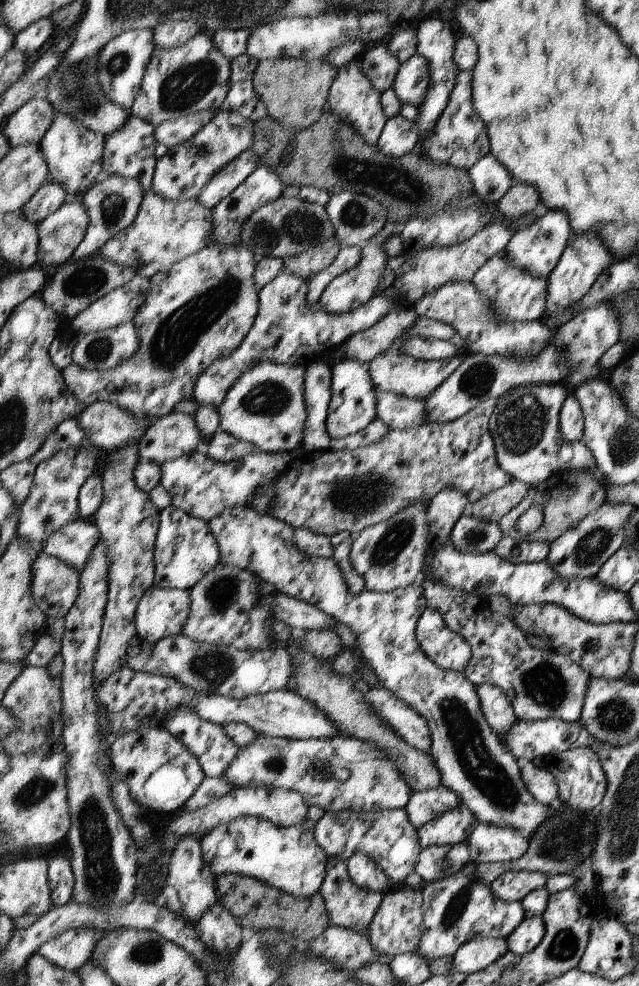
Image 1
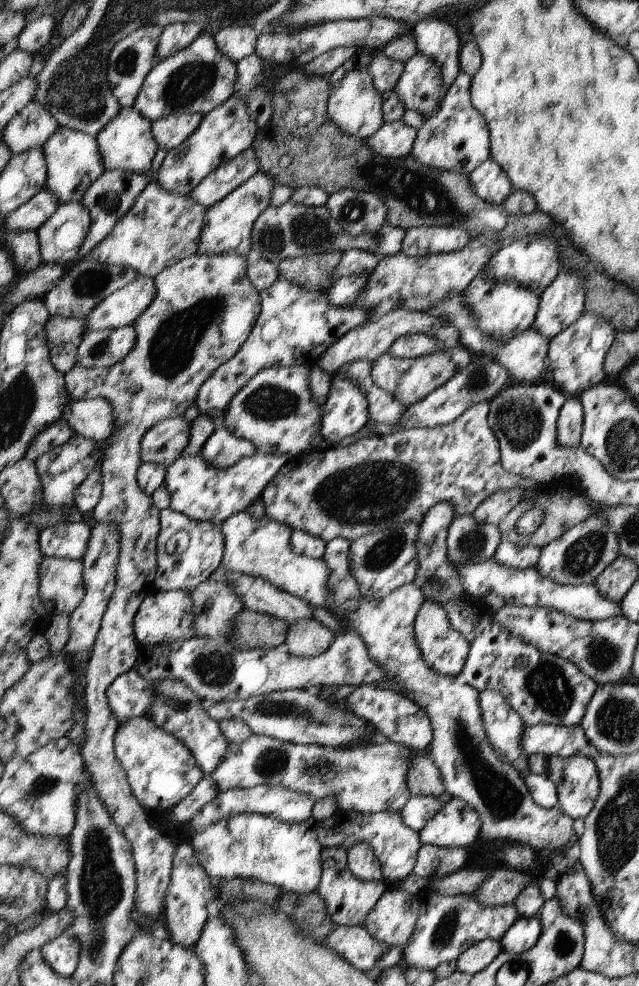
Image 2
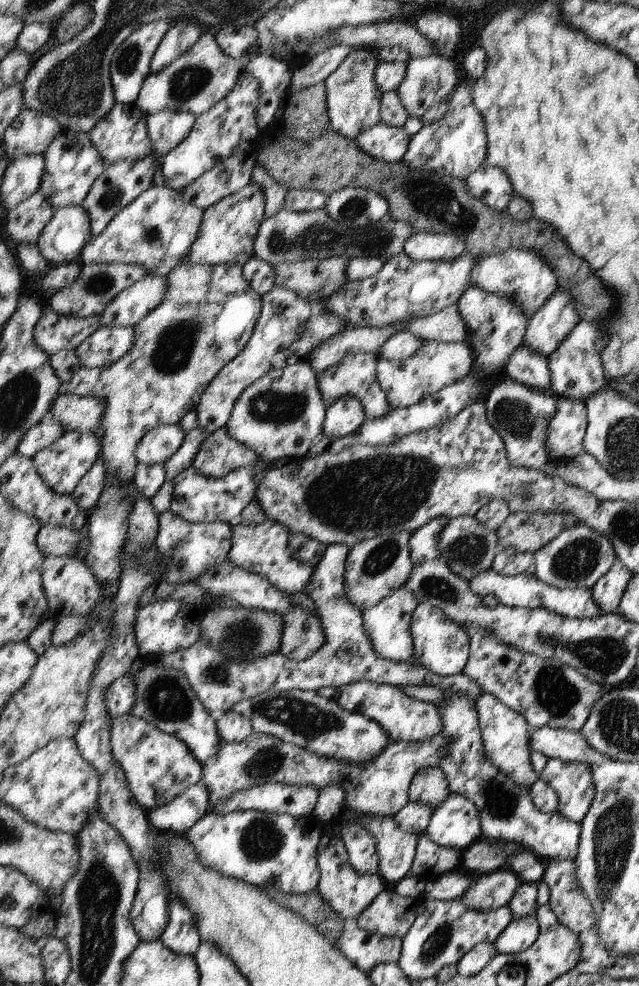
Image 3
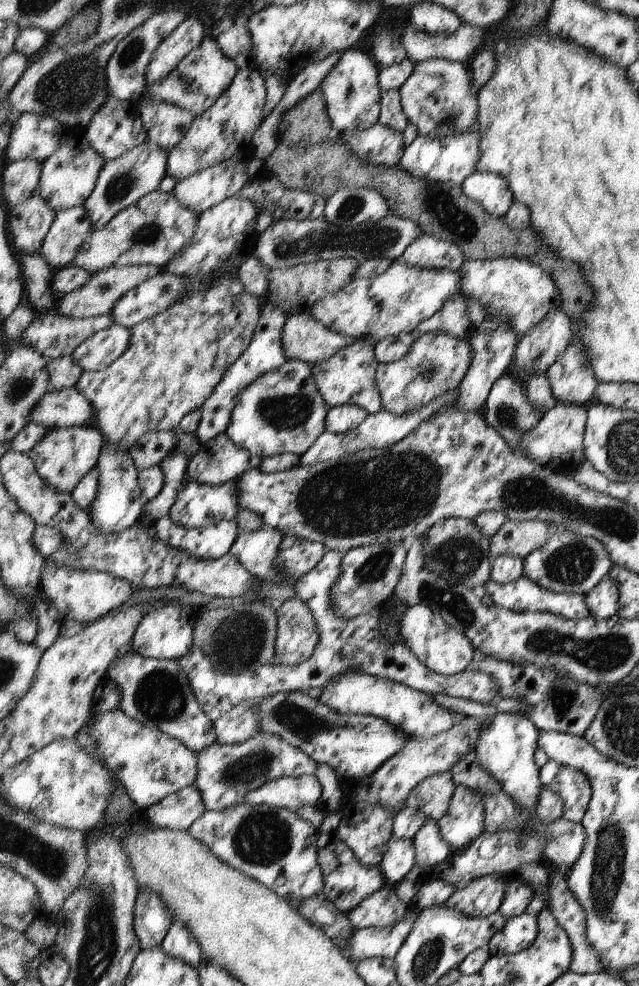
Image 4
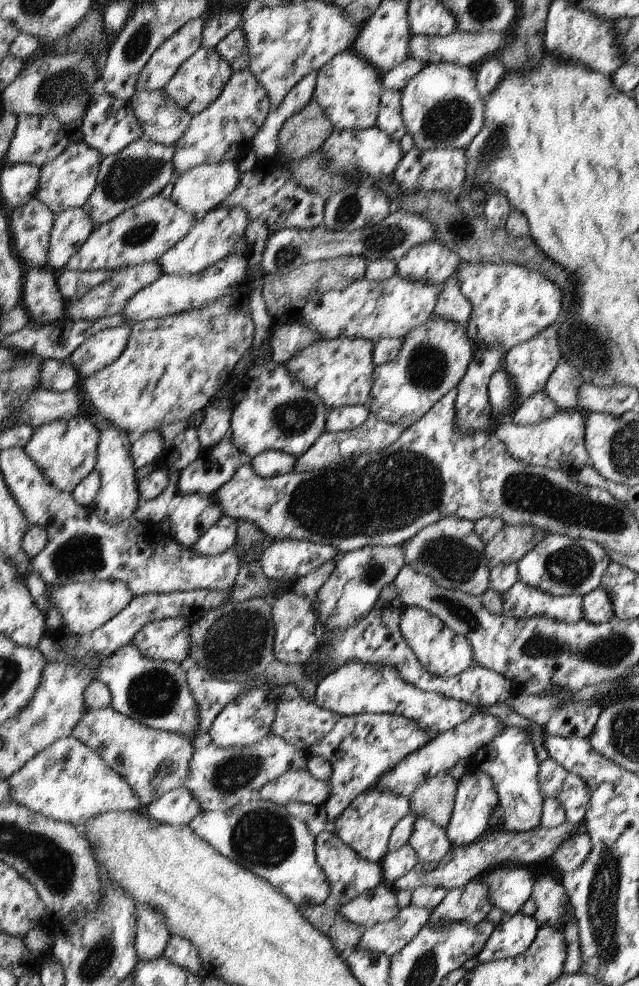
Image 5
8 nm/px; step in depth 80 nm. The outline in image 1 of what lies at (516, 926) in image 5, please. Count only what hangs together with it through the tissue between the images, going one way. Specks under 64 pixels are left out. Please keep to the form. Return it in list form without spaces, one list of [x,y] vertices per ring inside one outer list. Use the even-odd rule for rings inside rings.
[[[525,916],[518,928],[506,939],[508,948],[515,955],[531,953],[543,940],[545,933],[546,923],[542,916]]]

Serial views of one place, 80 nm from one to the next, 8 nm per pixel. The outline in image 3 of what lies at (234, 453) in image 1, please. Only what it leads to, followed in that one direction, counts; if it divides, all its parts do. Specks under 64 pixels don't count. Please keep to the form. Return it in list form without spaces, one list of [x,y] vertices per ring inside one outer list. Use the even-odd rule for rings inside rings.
[[[222,427],[202,441],[191,466],[204,476],[224,478],[236,469],[253,467],[259,460],[254,450],[240,444]]]

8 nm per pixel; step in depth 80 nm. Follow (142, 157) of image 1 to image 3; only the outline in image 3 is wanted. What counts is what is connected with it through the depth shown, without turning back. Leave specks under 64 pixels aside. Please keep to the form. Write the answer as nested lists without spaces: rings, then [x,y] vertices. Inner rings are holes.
[[[118,101],[107,117],[104,117],[94,130],[91,130],[92,140],[107,160],[108,167],[122,159],[136,160],[145,157],[148,153],[152,154],[150,137],[145,125],[146,117],[136,104],[129,105]]]

